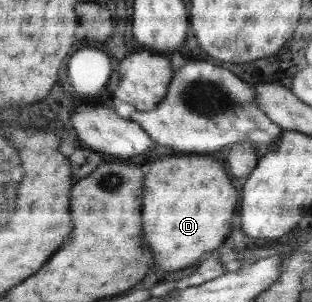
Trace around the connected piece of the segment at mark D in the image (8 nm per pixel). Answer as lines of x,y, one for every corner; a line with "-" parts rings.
205,154
165,158
150,165
149,174
145,173
143,179
143,238
145,246
153,254
153,268
161,272
175,272
197,264
205,252
223,244
231,232
238,191
233,188
230,175
223,170
223,164

